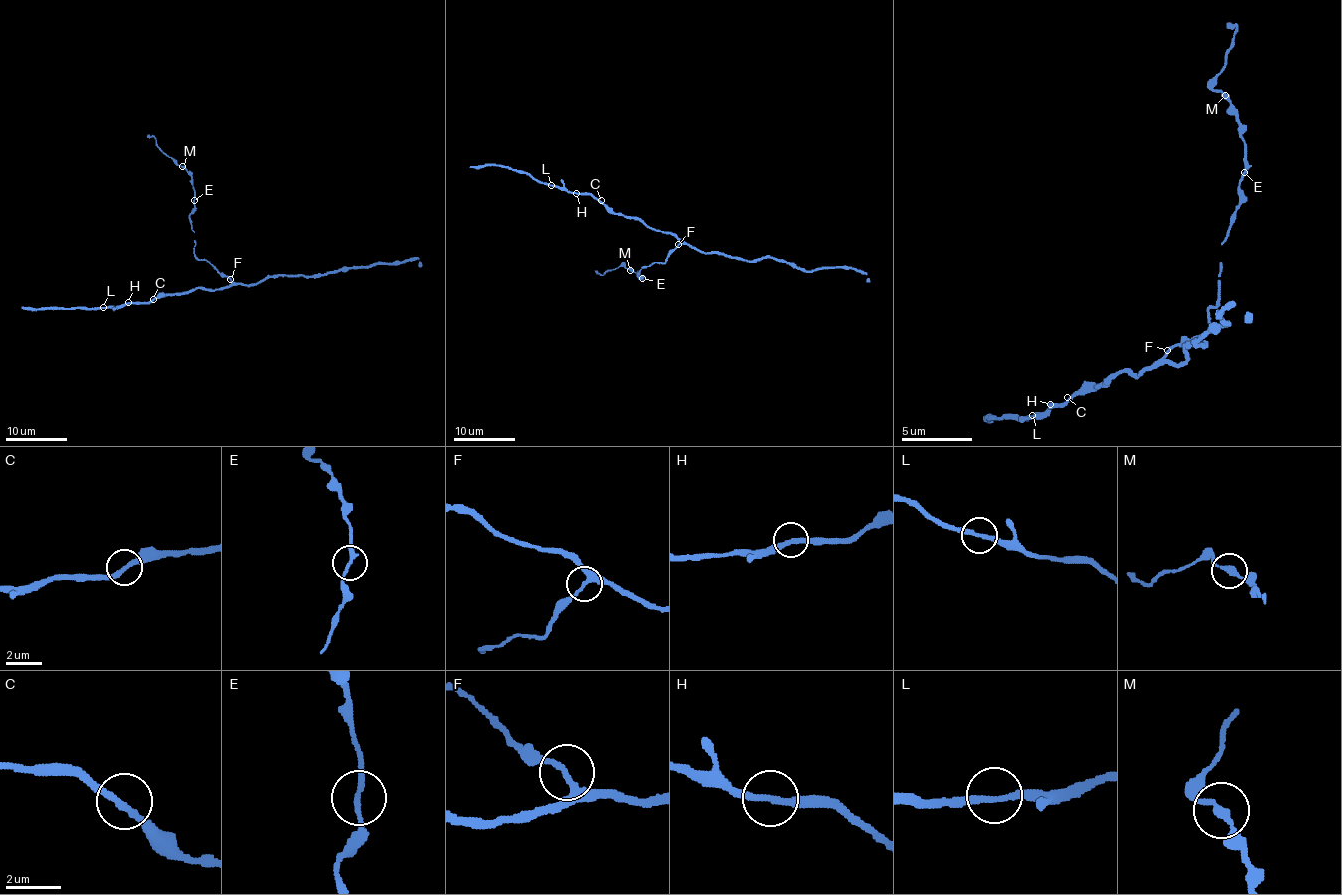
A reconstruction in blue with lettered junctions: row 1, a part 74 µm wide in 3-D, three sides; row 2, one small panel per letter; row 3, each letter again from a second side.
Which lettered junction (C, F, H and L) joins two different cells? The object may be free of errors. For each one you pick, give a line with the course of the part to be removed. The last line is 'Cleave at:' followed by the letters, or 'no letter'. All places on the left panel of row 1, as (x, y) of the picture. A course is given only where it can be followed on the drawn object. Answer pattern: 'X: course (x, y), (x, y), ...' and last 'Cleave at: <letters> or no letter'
Cleave at: no letter

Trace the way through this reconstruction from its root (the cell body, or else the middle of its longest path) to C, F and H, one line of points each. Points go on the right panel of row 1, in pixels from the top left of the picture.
C: (1145, 369), (1138, 376), (1134, 372), (1117, 372), (1106, 383), (1085, 383), (1067, 397)
F: (1145, 369), (1166, 351)
H: (1145, 369), (1138, 376), (1134, 372), (1117, 372), (1106, 383), (1085, 383), (1064, 404), (1050, 404)

